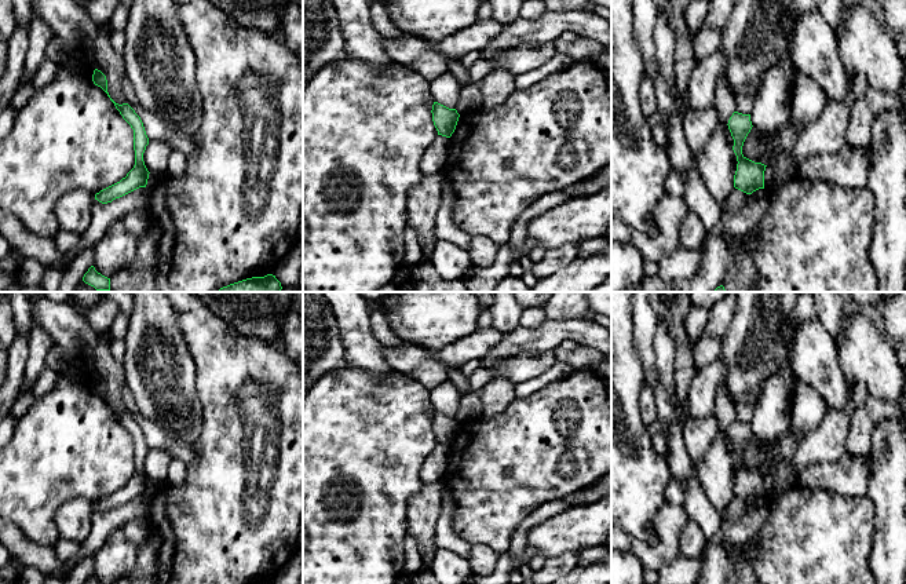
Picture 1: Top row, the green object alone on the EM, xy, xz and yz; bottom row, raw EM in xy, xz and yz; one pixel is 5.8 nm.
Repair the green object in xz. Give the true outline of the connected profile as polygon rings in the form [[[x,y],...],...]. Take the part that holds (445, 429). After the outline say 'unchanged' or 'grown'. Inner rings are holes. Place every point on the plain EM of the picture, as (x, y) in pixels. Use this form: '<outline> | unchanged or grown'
[[[434,410],[431,421],[438,444],[450,446],[456,438],[460,426],[457,419],[449,417],[438,410]]] | unchanged

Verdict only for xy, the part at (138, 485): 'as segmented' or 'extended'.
as segmented

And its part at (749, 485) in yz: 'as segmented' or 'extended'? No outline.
as segmented

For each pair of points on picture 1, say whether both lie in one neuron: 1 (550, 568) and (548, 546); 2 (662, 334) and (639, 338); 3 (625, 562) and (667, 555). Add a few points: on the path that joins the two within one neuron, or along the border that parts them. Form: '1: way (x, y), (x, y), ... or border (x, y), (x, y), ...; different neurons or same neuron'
1: border (577, 553), (562, 553), (547, 558); different neurons
2: border (658, 320), (654, 336), (656, 368); different neurons
3: border (625, 551), (631, 551), (645, 566); different neurons

